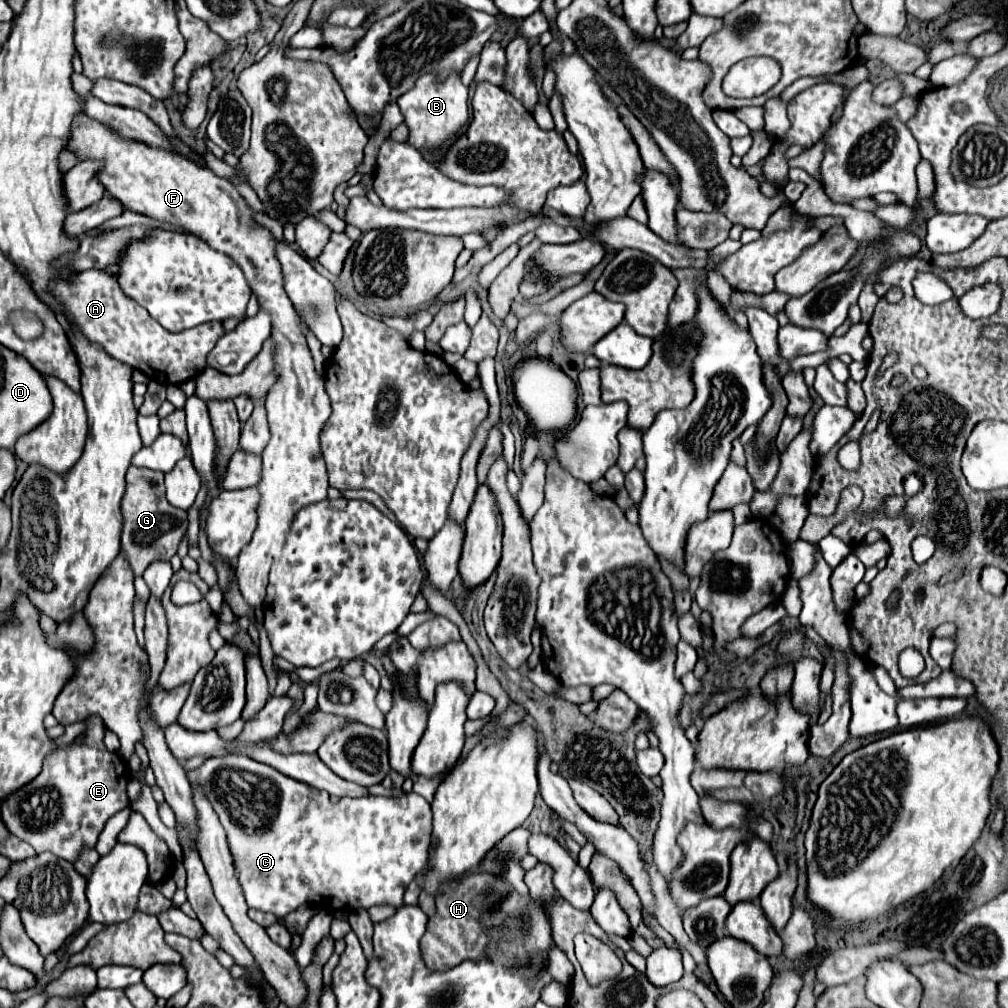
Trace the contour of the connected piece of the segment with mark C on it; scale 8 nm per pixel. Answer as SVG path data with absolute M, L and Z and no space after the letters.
M231 753L227 757L207 759L199 769L189 771L189 781L205 787L205 793L227 831L239 883L247 905L285 917L303 903L327 905L337 909L357 909L373 905L403 905L405 887L427 865L427 847L431 835L431 807L417 793L405 797L343 797L335 805L325 791L295 781L271 765L247 755Z

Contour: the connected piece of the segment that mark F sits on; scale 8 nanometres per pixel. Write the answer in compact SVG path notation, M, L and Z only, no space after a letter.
M79 115L73 121L69 149L81 159L105 161L99 179L105 189L123 203L125 209L147 215L159 223L181 227L185 233L199 237L211 249L227 253L245 273L259 307L263 307L271 317L271 339L275 345L273 363L277 371L277 379L265 397L271 439L261 455L263 469L257 483L261 495L257 507L257 529L249 545L241 549L237 561L237 581L245 601L253 607L261 607L275 553L279 553L285 545L285 535L291 529L297 511L305 505L327 499L329 489L319 435L331 415L331 403L323 385L323 377L313 367L301 327L301 317L283 289L281 265L275 257L277 243L269 229L257 227L249 203L239 195L233 183L217 177L211 169L187 161L181 155L153 149L143 143L125 141L117 133L109 131L109 127L93 121L87 115Z

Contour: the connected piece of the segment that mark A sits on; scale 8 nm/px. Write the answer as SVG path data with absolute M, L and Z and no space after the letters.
M89 269L77 273L69 281L53 281L51 289L53 295L65 303L67 317L75 319L87 339L101 343L111 357L133 365L149 379L155 377L155 381L161 381L165 385L179 385L187 379L197 377L205 369L205 357L209 349L213 349L217 339L225 333L221 321L201 323L181 333L165 331L135 299L127 297L121 291L117 277L107 271Z

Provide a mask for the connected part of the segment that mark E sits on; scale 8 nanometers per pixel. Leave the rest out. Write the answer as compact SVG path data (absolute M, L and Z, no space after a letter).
M89 715L85 723L87 723L87 729L81 733L81 739L83 739L81 743L71 743L69 747L51 751L43 761L43 771L33 781L29 781L21 789L13 791L5 801L1 801L1 819L15 837L29 843L37 853L51 851L57 857L71 863L77 861L79 853L85 847L95 847L97 837L103 831L107 819L129 805L127 789L121 787L121 781L125 779L121 773L123 771L121 759L117 757L117 753L107 751L103 745L105 725L101 717Z

